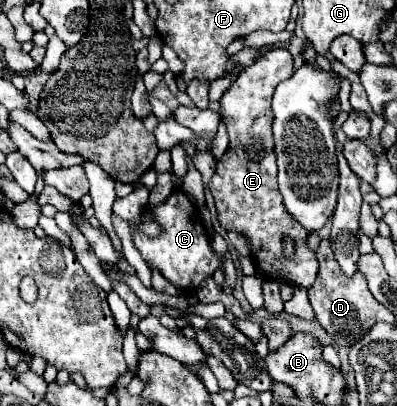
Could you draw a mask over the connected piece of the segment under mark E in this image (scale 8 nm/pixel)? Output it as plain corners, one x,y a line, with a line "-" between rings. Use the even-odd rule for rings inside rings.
285,48
269,50
261,60
239,72
237,80
219,100
221,118
229,132
229,148
217,162
217,170
209,182
215,198
219,222
225,230
243,234
251,244
255,266
275,282
285,282
299,288
311,288
319,270
315,252
307,246
307,230
287,214
277,186
277,156
273,142
273,112
271,98
275,86
293,74
293,56
-
291,238
295,244
293,256
283,254
283,242

